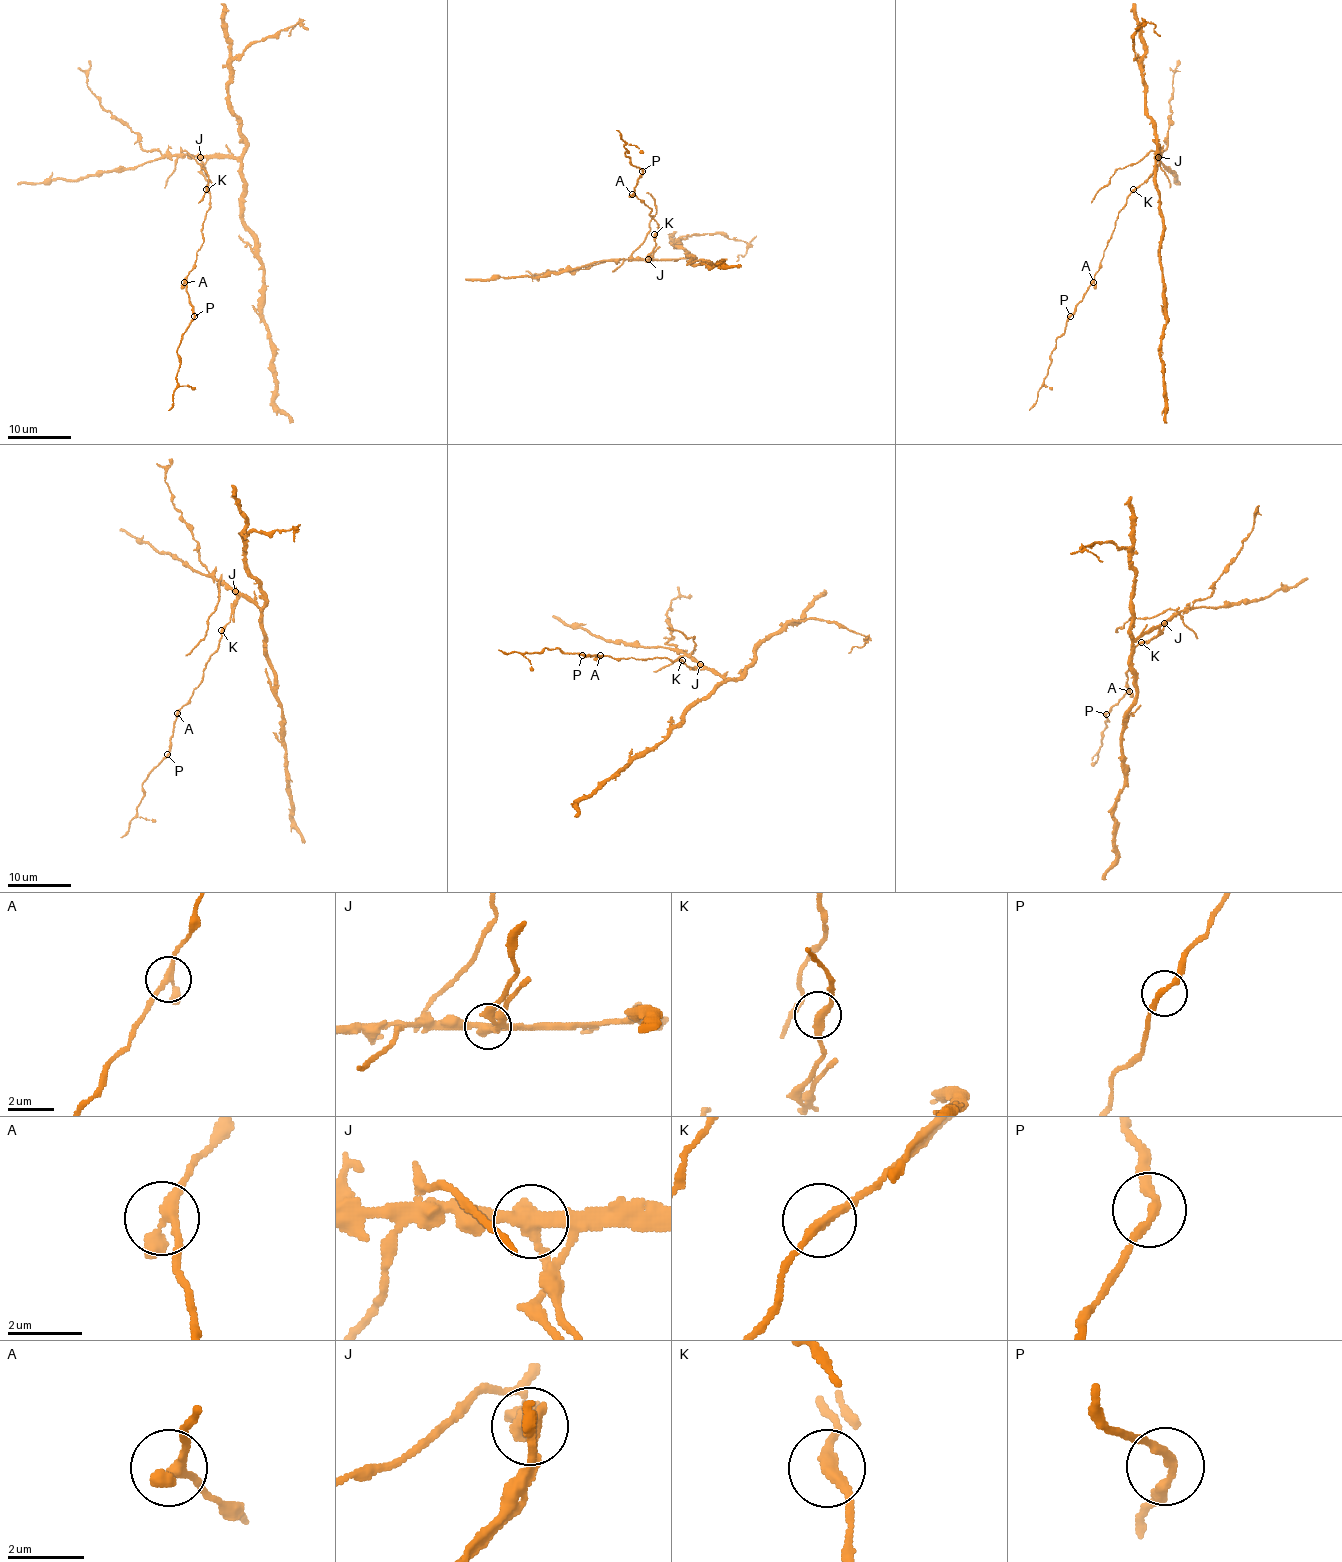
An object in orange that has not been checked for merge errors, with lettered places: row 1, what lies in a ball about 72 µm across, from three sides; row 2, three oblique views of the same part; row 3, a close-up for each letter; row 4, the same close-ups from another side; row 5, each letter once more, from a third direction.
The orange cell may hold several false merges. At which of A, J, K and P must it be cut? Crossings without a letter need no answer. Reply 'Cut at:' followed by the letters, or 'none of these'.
Cut at: J

